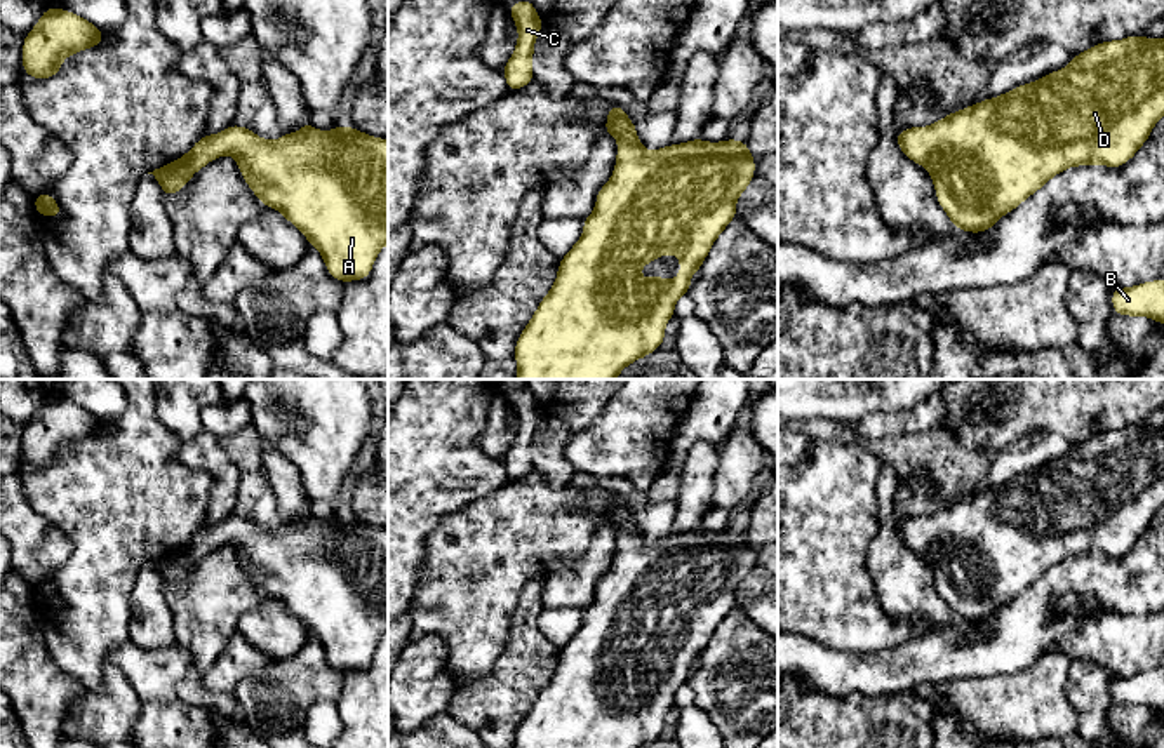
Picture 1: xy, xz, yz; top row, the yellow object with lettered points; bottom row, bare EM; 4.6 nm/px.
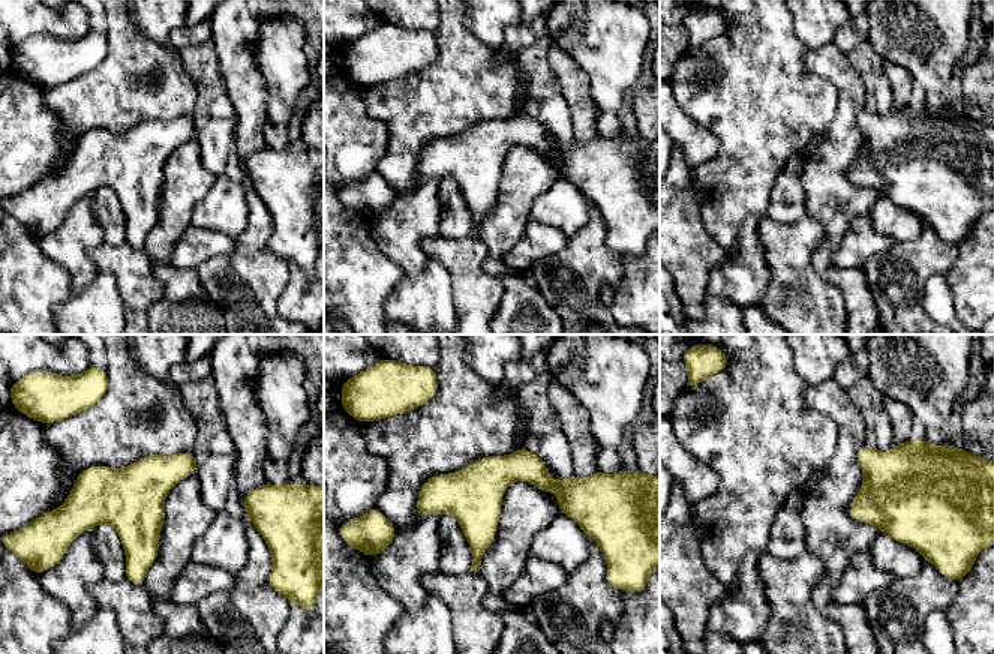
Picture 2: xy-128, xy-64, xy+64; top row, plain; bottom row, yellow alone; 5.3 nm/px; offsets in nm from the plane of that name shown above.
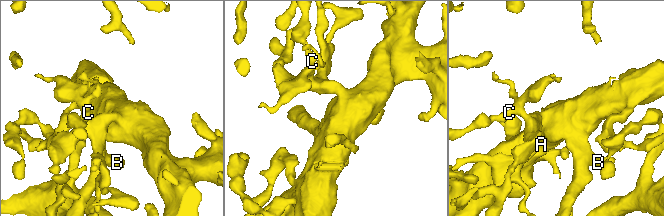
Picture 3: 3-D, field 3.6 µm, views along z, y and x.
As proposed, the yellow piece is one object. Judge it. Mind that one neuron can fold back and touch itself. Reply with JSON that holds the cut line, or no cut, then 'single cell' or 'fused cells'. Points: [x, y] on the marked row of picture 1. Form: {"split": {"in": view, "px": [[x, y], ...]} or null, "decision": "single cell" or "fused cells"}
{"split": null, "decision": "single cell"}

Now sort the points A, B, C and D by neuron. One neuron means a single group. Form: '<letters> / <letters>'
A B C D

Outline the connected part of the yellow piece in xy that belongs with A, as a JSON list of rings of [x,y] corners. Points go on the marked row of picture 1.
[[[308,120],[303,129],[268,141],[249,127],[231,124],[219,134],[205,134],[181,158],[155,169],[164,198],[183,190],[197,170],[209,162],[231,155],[256,198],[277,209],[301,230],[325,263],[329,275],[343,284],[371,275],[378,252],[388,244],[388,139],[379,139],[338,125],[334,130],[317,130]]]

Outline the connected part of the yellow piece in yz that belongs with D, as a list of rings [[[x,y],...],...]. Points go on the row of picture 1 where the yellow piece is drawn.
[[[1129,35],[1124,40],[1096,43],[1075,54],[1068,66],[1018,85],[1007,94],[948,113],[933,125],[906,127],[896,132],[896,143],[905,157],[929,170],[938,204],[953,228],[983,233],[1068,167],[1096,164],[1110,169],[1122,167],[1145,144],[1162,117],[1164,38]]]

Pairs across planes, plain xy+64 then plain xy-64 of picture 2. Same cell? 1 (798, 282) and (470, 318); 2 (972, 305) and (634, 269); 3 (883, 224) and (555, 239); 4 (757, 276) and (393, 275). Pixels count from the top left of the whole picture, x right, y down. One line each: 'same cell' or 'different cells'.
1: same cell
2: same cell
3: different cells
4: different cells

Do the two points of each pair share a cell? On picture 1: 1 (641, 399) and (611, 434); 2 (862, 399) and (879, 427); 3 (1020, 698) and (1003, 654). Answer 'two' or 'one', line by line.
1: one
2: two
3: two

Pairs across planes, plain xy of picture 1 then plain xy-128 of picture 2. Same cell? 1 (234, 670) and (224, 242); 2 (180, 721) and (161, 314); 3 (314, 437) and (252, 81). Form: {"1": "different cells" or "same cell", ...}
{"1": "same cell", "2": "different cells", "3": "different cells"}

